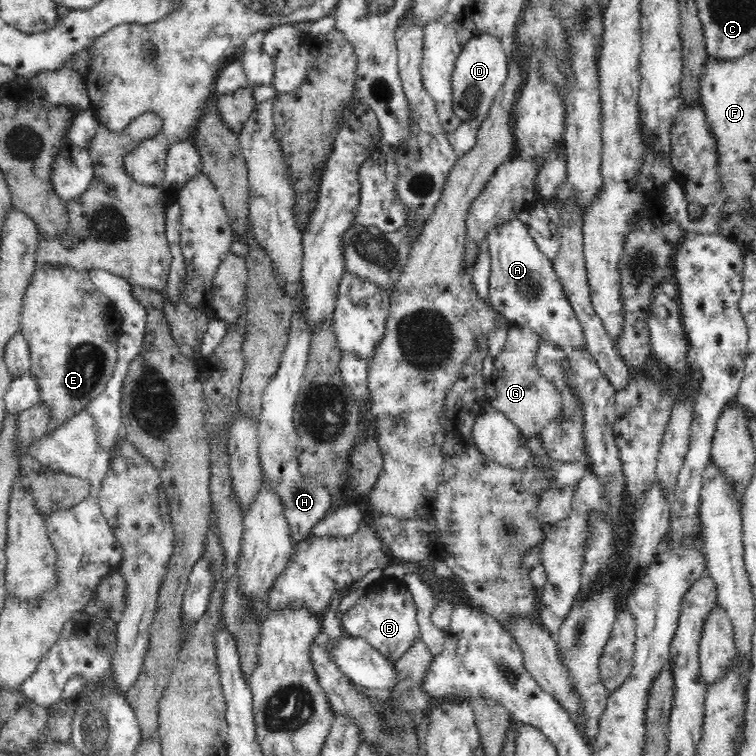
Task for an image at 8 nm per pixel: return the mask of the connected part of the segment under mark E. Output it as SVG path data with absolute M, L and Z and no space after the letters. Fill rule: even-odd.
M45 264L32 273L23 298L20 330L30 347L30 372L38 382L40 402L51 409L51 424L47 433L49 436L58 426L86 411L86 406L106 388L118 360L120 323L120 317L115 314L109 298L96 288L86 271L77 271L66 265Z

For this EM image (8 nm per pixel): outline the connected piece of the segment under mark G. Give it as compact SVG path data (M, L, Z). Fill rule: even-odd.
M511 324L505 345L495 357L492 377L488 384L490 392L487 396L488 406L510 418L526 440L538 436L561 413L562 408L562 395L559 390L548 382L535 366L535 354L542 340L544 339L530 327Z

